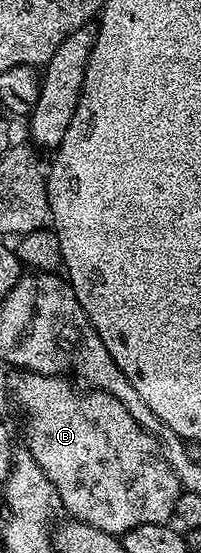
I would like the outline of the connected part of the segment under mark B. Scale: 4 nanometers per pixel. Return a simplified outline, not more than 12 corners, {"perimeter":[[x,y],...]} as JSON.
{"perimeter":[[17,375],[61,508],[117,537],[182,490],[118,397]]}

